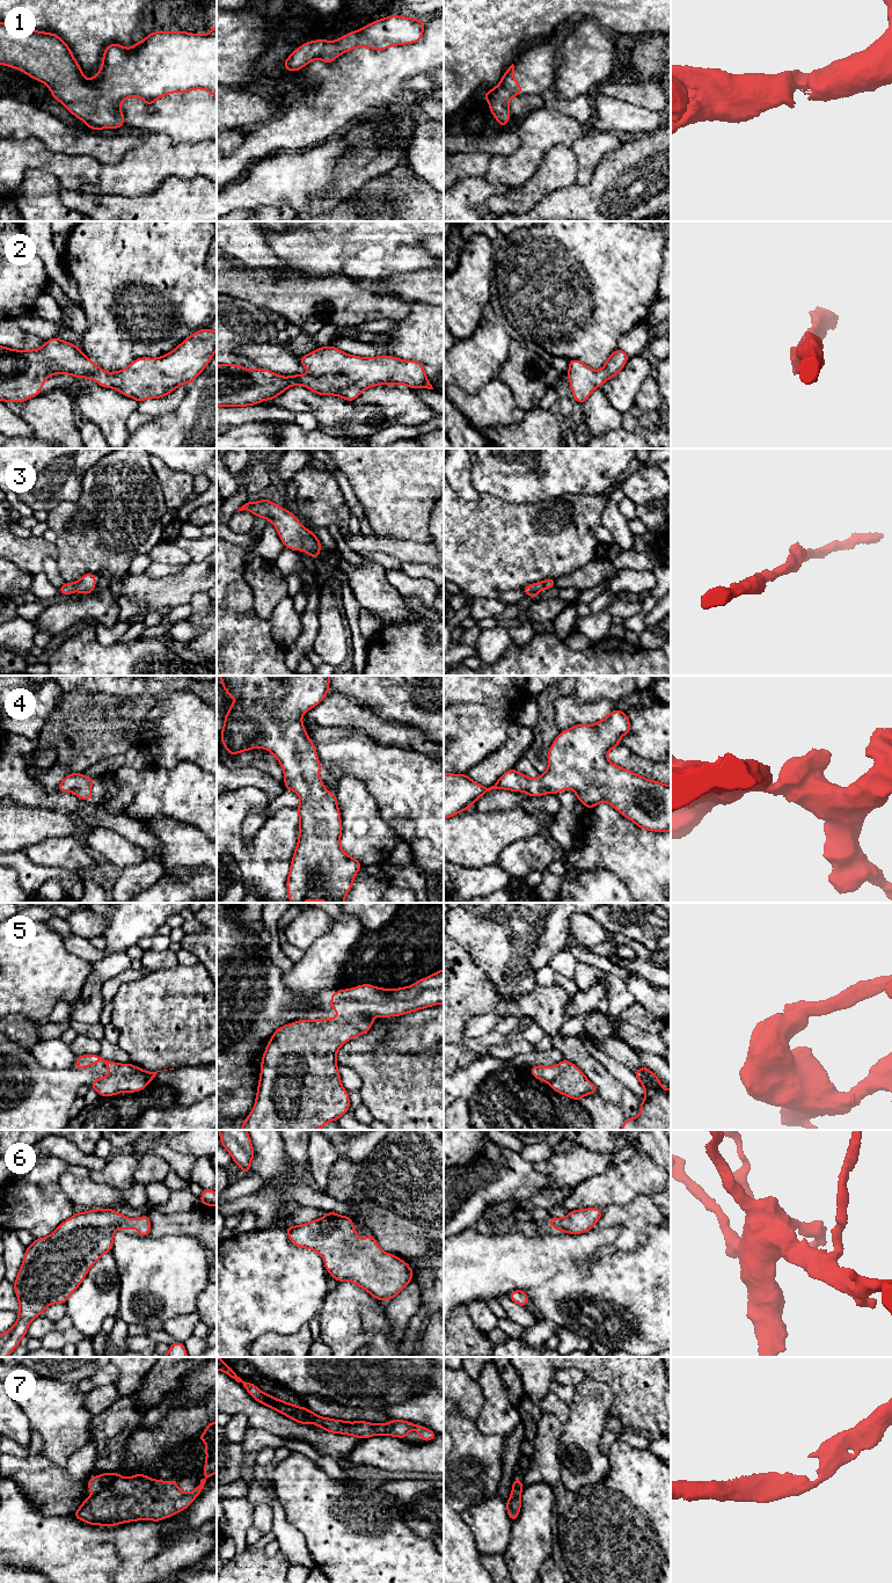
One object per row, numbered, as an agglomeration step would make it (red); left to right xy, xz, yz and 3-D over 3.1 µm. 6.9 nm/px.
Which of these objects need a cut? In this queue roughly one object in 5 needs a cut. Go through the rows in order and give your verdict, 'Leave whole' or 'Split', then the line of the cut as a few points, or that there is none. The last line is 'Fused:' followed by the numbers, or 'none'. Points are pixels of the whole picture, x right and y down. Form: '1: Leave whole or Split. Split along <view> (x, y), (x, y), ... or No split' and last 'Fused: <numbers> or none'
1: Leave whole. No split
2: Leave whole. No split
3: Leave whole. No split
4: Leave whole. No split
5: Leave whole. No split
6: Leave whole. No split
7: Leave whole. No split
Fused: none

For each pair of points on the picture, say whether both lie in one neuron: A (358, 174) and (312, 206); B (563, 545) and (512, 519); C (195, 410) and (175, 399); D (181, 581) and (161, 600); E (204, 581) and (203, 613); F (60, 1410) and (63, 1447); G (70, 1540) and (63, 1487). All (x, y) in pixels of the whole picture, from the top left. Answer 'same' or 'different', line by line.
A: same
B: same
C: different
D: same
E: different
F: same
G: different

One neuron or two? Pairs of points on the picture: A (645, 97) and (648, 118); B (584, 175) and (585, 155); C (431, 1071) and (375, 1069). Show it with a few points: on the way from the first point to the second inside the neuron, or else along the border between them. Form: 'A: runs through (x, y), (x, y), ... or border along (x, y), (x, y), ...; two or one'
A: border along (621, 100), (658, 111); two
B: runs through (585, 170), (585, 160); one
C: runs through (417, 1071), (389, 1071); one

